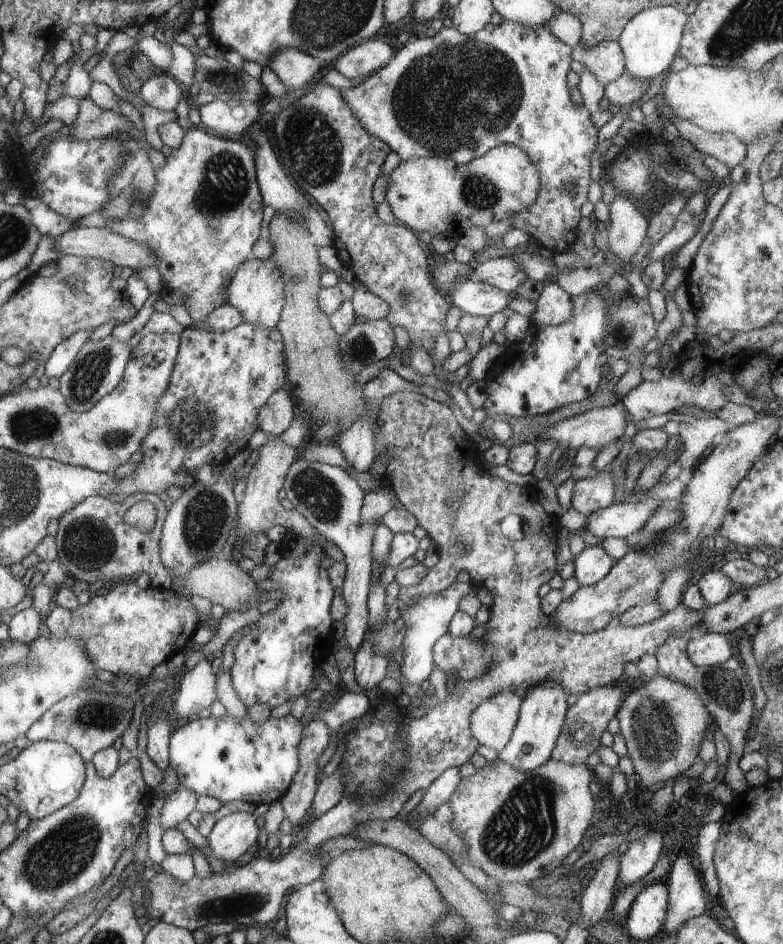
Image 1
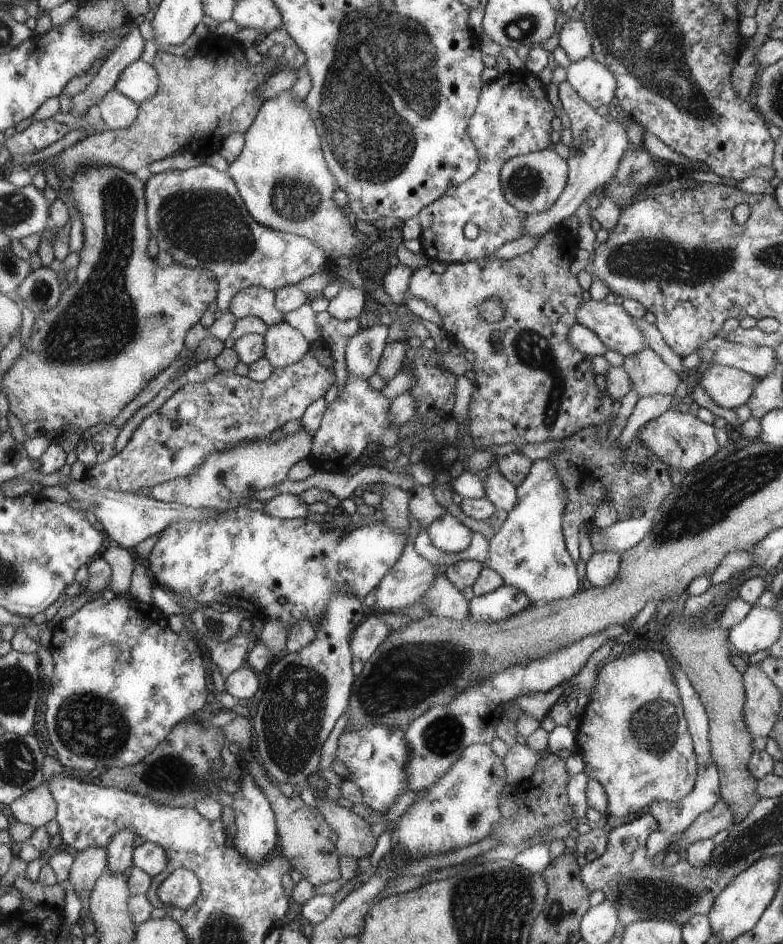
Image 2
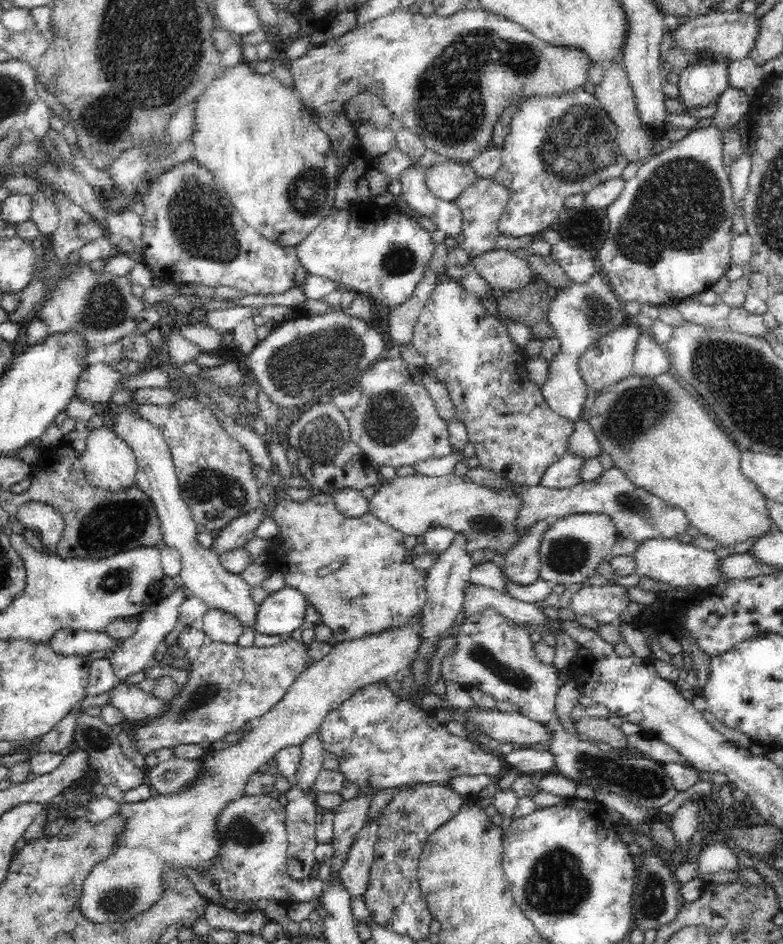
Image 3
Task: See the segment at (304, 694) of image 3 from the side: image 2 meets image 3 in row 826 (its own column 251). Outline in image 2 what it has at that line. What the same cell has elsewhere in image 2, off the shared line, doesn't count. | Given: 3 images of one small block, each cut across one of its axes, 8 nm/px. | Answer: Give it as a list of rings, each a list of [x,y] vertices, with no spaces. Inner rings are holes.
[[[291,90],[264,101],[244,136],[240,155],[225,172],[236,181],[253,219],[268,228],[310,239],[325,252],[328,268],[336,268],[336,258],[361,261],[360,248],[369,243],[368,237],[358,240],[356,228],[332,198],[339,186],[324,160],[320,136],[306,101],[296,100]]]

